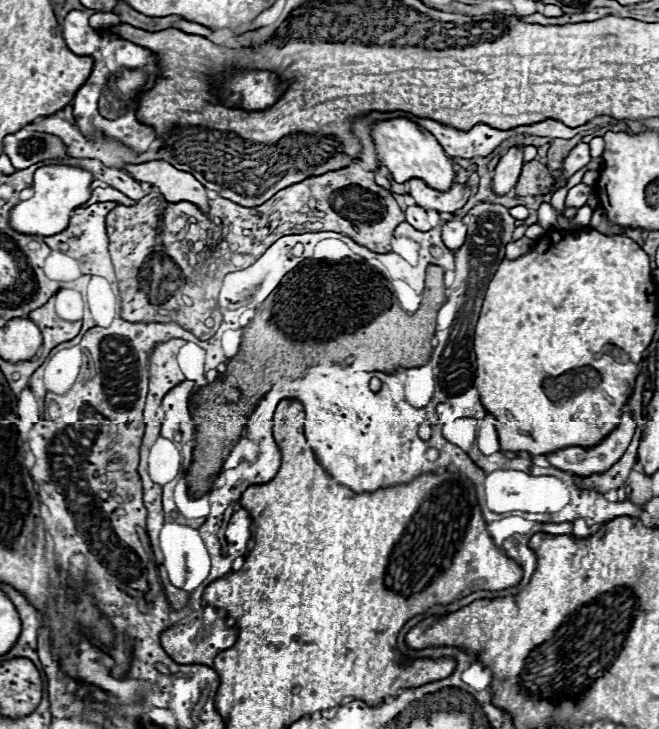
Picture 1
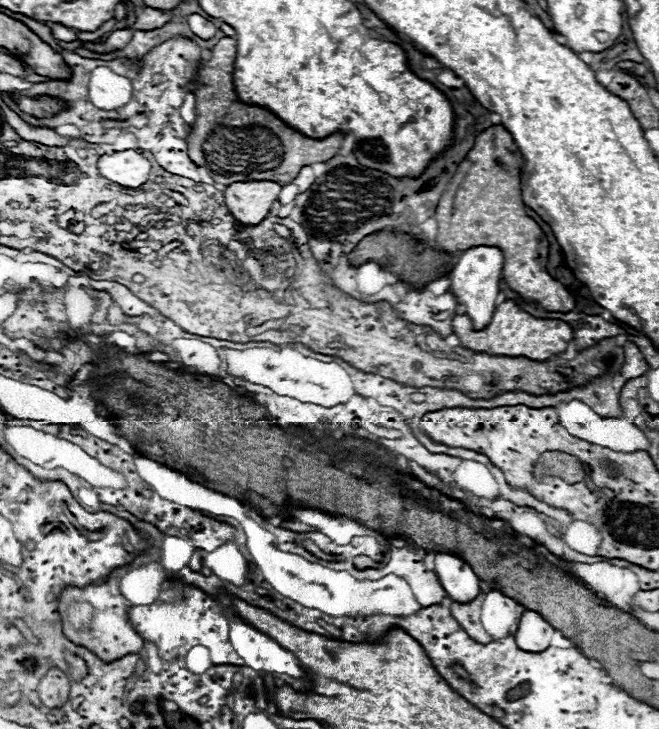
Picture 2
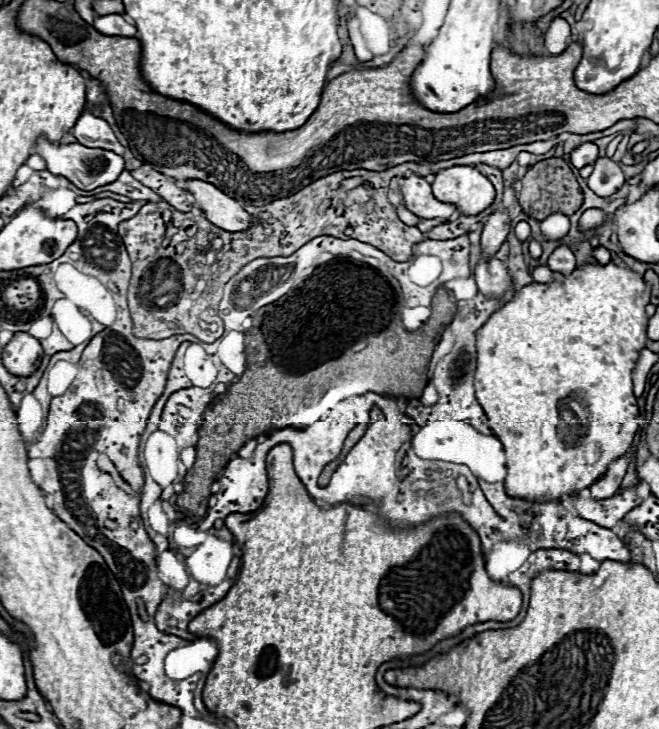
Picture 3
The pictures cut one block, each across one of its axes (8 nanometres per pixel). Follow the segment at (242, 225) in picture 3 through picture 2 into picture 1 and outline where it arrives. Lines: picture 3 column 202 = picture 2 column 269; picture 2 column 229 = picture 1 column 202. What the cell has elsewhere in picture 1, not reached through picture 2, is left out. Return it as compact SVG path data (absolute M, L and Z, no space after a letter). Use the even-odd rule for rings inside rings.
M164 160L126 164L126 172L138 182L160 188L168 202L192 202L202 210L208 208L206 188L192 174L186 174Z

